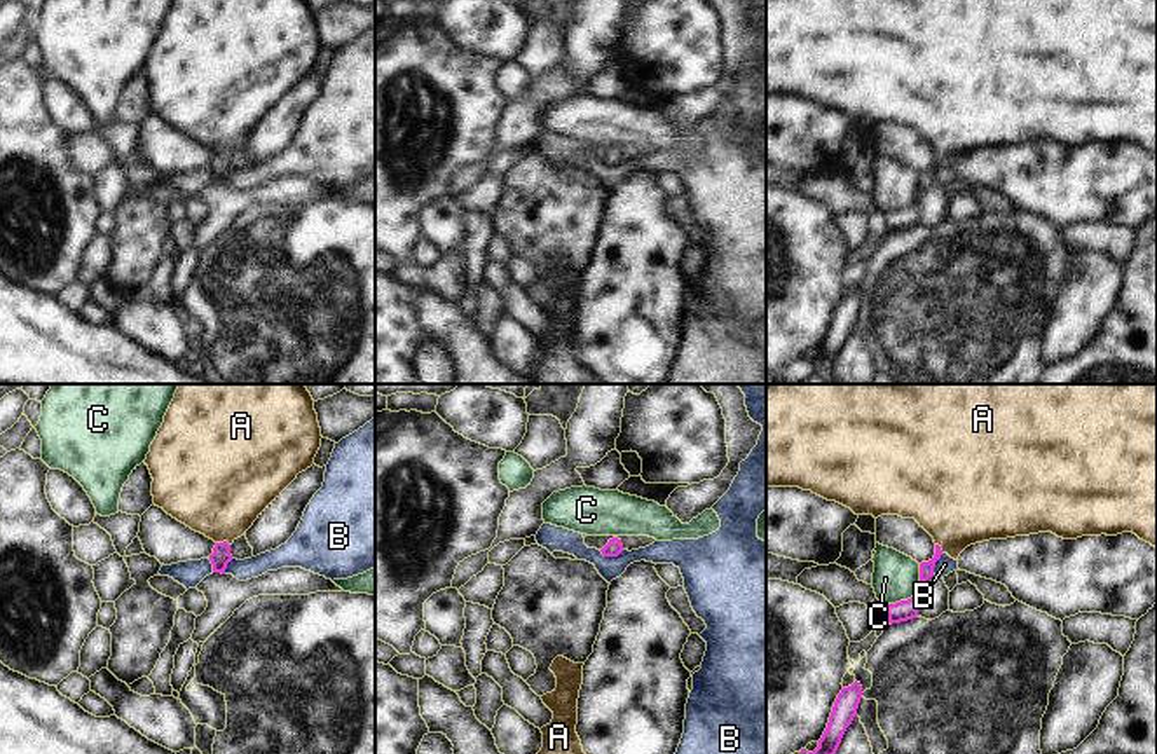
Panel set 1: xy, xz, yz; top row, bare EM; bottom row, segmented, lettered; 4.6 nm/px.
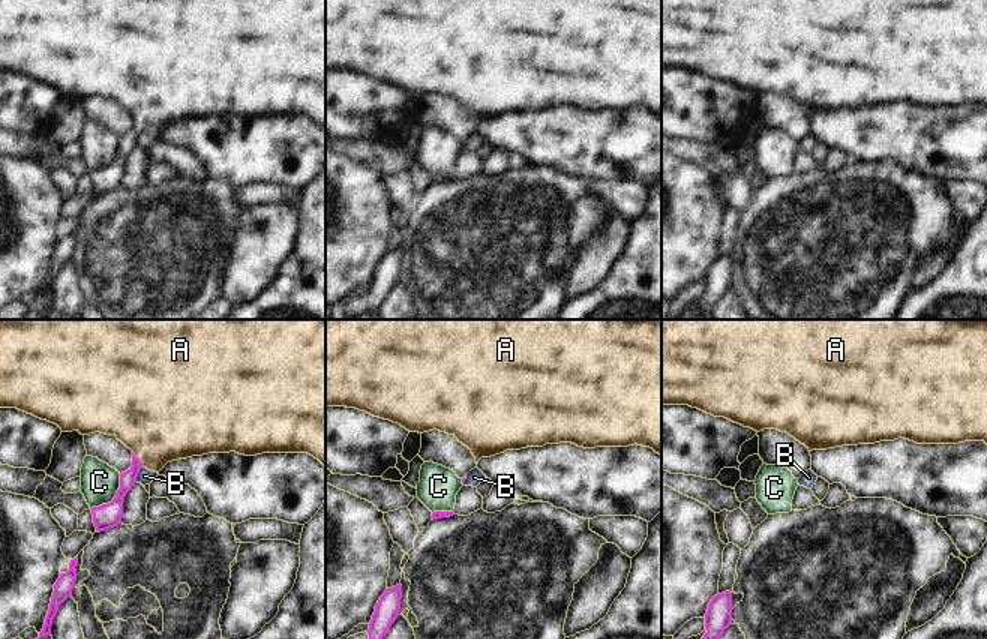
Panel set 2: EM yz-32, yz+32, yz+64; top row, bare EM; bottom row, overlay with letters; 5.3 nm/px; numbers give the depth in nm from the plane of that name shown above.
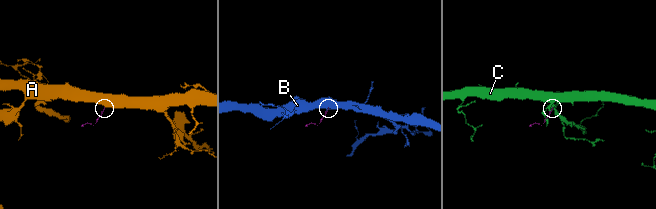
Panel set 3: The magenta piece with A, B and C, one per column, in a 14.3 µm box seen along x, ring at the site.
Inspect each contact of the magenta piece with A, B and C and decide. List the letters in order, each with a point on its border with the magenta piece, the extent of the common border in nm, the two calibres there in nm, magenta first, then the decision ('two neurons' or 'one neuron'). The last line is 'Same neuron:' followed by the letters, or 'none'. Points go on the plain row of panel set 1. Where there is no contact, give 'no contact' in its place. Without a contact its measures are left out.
A: xy (224, 150) | 70 nm | 90/440 nm | one neuron
B: xz (611, 164) | 120 nm | 80/110 nm | two neurons
C: yz (901, 210) | 140 nm | 100/220 nm | two neurons
Same neuron: A

